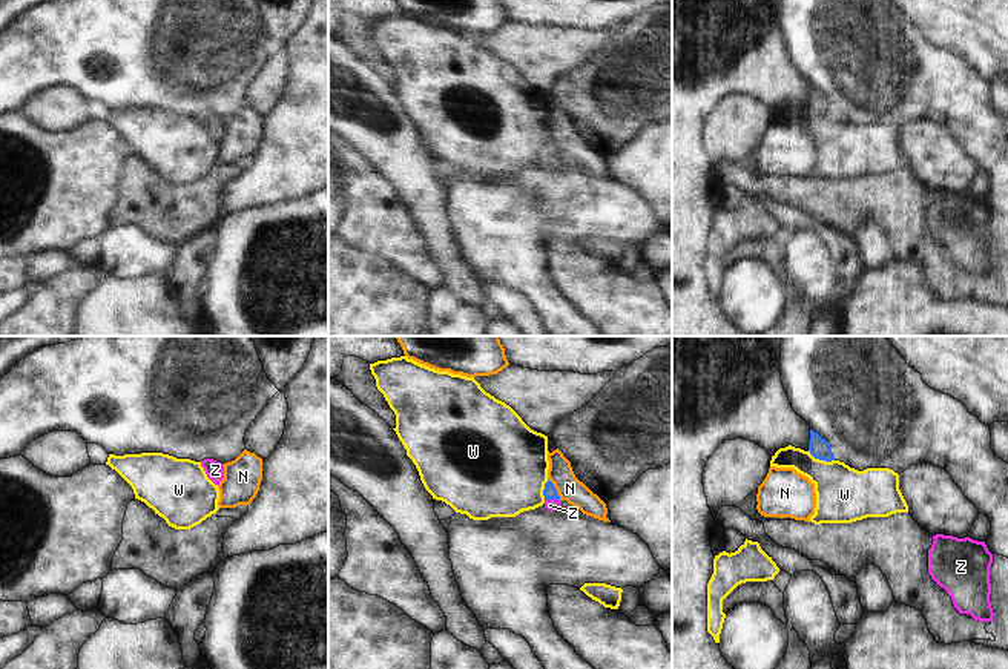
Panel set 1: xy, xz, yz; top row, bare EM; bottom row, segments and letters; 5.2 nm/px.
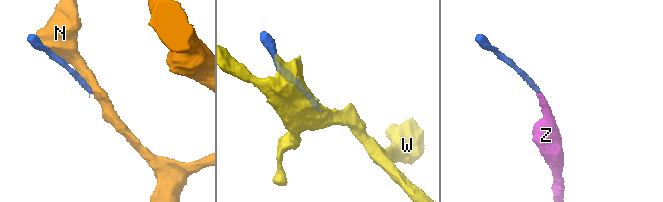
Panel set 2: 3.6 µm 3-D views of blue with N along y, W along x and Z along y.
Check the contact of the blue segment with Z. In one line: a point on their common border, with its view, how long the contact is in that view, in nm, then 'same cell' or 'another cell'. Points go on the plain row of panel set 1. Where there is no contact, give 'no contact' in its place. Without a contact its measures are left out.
meets blue in xz at (551, 154); contact 80 nm long; same cell

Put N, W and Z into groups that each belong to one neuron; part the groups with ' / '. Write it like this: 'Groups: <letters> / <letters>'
Groups: N / W / Z

